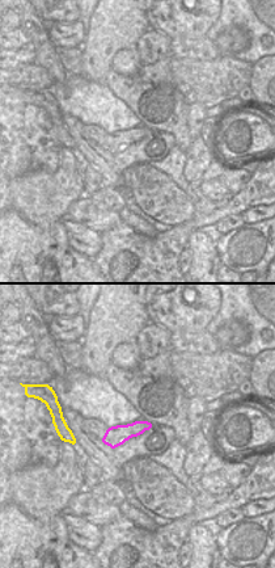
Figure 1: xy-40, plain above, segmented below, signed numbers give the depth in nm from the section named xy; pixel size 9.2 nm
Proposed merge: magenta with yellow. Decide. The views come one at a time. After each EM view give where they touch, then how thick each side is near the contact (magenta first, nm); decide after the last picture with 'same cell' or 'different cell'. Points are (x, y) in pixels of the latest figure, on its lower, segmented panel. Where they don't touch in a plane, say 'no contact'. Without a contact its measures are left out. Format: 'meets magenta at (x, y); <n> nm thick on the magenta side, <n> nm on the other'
no contact

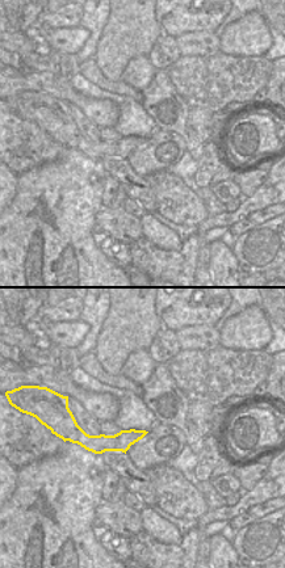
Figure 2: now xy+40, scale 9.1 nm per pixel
no contact

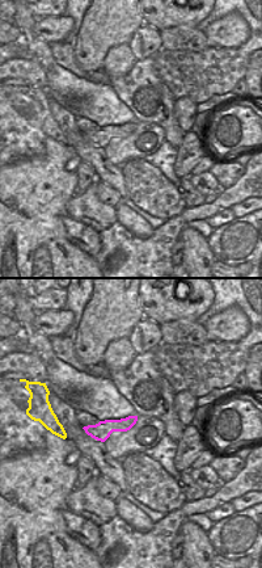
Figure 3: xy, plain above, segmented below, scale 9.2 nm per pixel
no contact

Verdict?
same cell

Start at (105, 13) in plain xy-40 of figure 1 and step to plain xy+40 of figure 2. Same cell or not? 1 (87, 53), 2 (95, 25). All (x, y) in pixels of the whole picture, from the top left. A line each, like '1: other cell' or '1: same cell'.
1: other cell
2: other cell

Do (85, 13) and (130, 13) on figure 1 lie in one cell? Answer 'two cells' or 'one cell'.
two cells

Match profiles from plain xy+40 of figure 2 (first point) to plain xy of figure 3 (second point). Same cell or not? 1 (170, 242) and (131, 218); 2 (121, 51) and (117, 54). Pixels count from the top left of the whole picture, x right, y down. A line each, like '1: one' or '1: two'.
1: one
2: two

